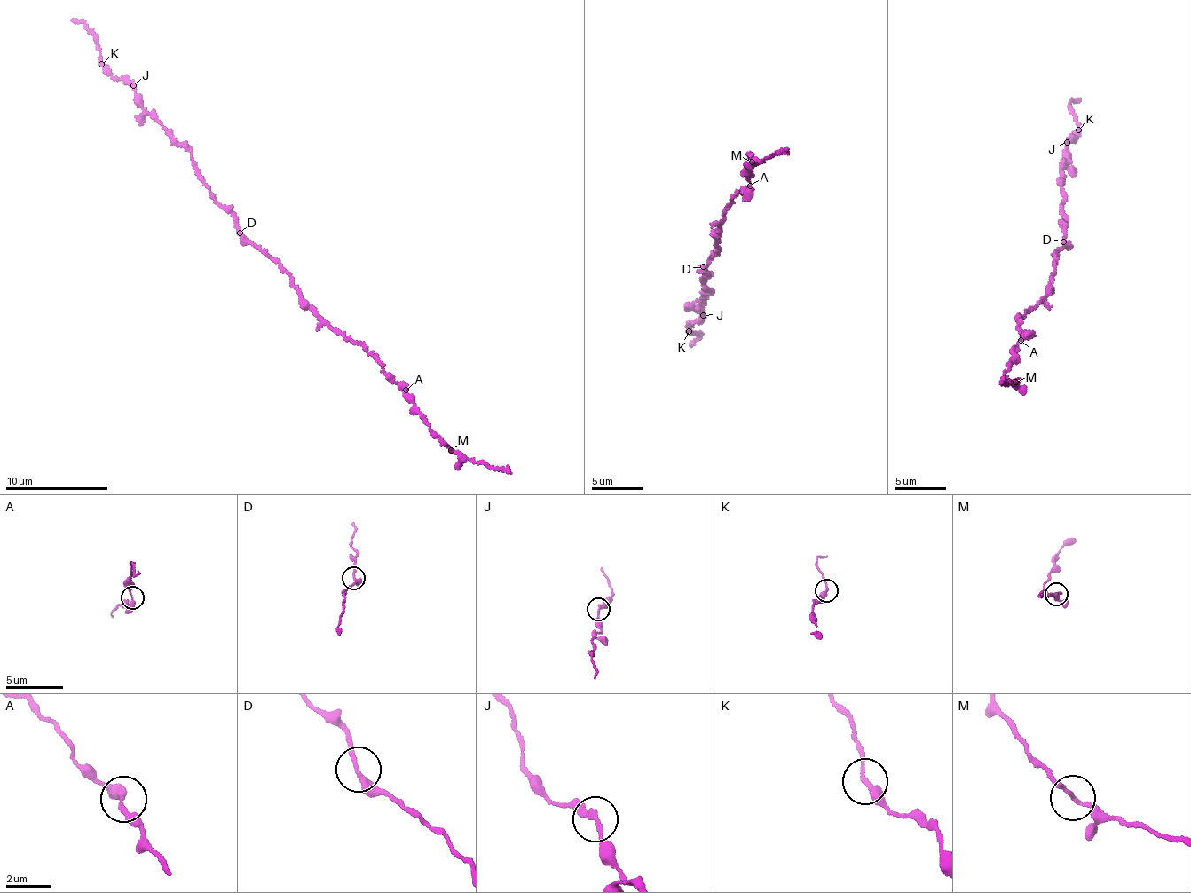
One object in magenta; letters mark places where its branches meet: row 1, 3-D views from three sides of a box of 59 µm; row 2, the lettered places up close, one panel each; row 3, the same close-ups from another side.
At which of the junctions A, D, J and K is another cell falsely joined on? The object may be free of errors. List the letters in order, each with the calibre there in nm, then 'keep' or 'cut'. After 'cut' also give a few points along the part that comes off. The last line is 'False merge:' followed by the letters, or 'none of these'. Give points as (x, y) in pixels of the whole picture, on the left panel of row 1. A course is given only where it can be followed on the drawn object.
A: calibre 240 nm; keep
D: calibre 240 nm; keep
J: calibre 200 nm; keep
K: calibre 240 nm; keep
False merge: none of these

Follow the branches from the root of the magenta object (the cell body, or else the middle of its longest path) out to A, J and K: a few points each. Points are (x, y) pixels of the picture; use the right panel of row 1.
A: (1055, 259), (1048, 295), (1016, 318), (1020, 323), (1019, 330), (1026, 335), (1020, 339)
J: (1055, 259), (1055, 255), (1066, 246), (1060, 169), (1068, 162), (1067, 142)
K: (1055, 259), (1066, 246), (1060, 169), (1068, 162), (1066, 146), (1076, 140), (1078, 130)

